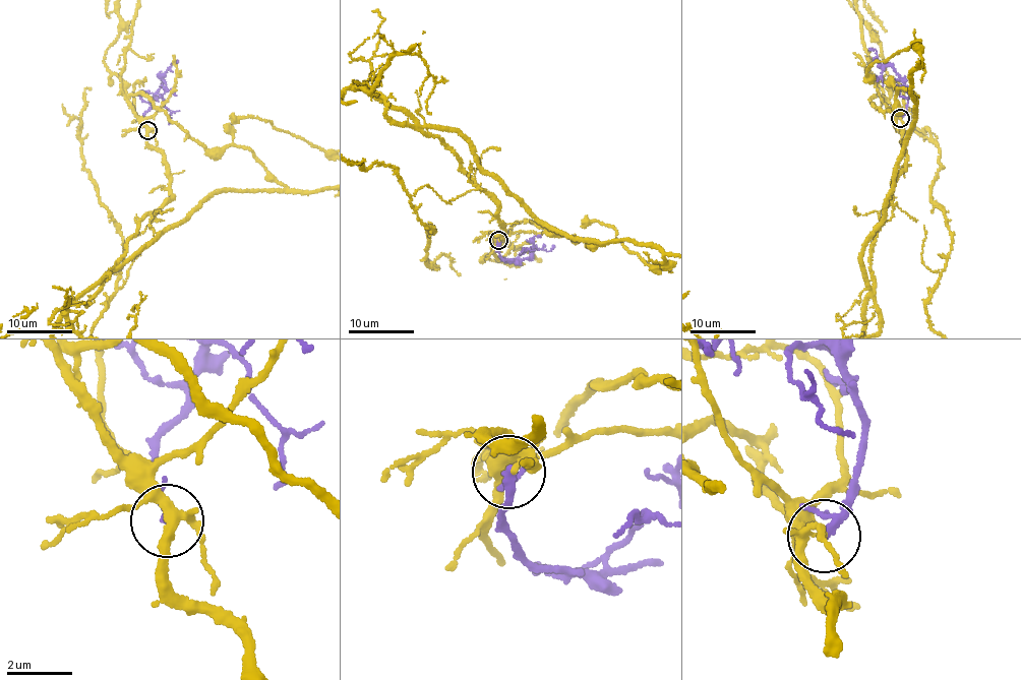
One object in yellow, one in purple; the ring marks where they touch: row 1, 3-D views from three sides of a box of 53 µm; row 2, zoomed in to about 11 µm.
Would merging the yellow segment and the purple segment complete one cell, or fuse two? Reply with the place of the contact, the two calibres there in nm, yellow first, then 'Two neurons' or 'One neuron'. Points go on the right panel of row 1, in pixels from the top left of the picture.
Place: (900, 118). Thickness 190 nm (yellow) against 180 nm. Two neurons

